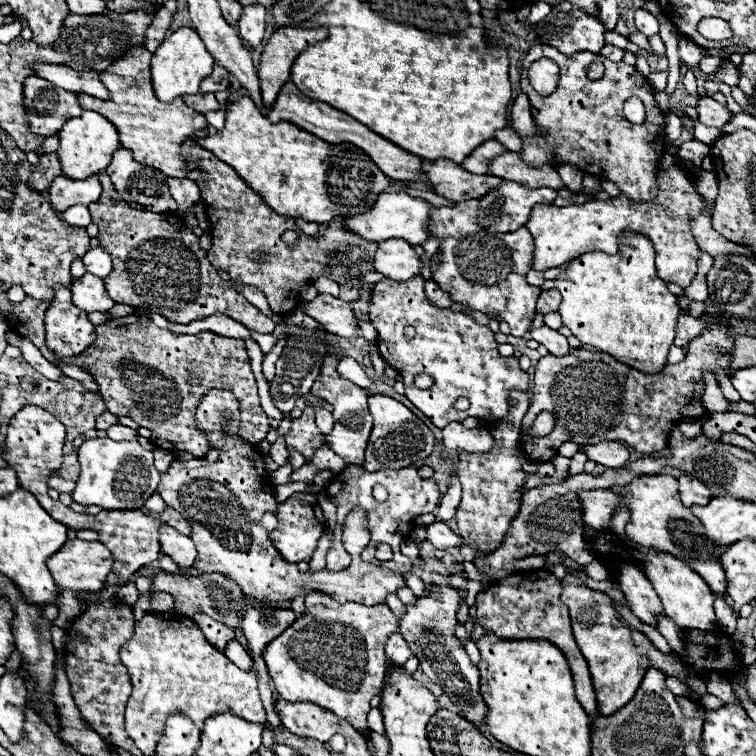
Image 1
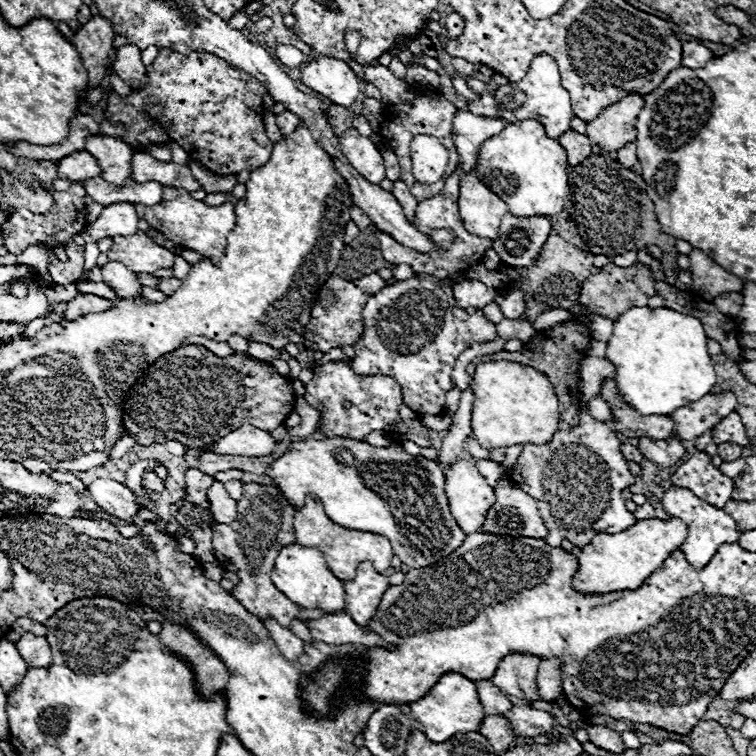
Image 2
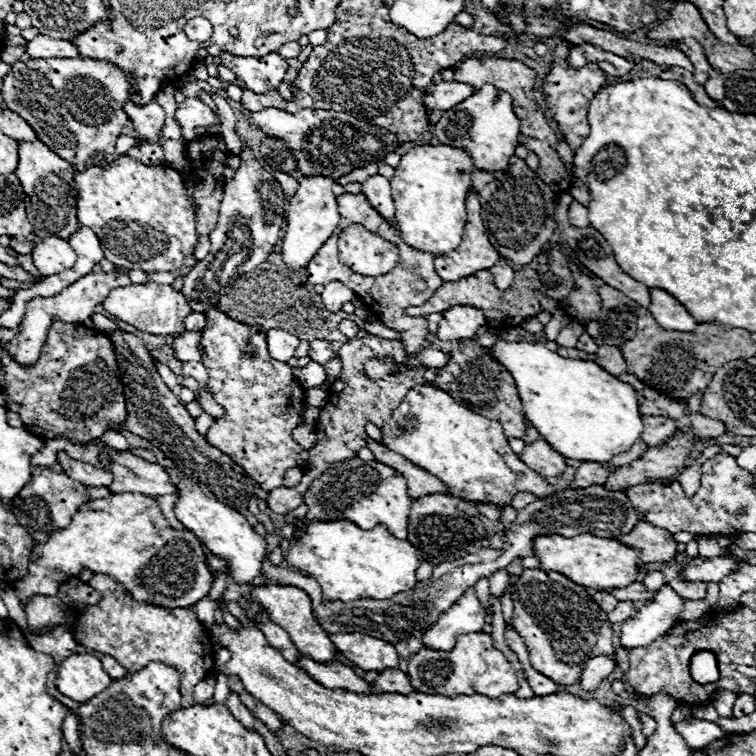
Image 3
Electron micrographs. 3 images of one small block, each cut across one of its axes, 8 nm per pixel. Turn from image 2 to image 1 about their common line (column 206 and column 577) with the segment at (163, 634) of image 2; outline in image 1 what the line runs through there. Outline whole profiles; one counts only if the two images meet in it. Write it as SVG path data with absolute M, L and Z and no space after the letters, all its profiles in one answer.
M548 570L512 574L510 578L500 580L498 584L482 590L476 596L476 618L486 632L496 634L500 640L542 638L542 640L548 640L554 646L558 646L562 650L562 654L566 656L568 666L572 670L576 696L578 696L580 704L584 706L586 714L592 720L596 720L598 708L596 708L596 696L594 696L594 688L592 688L592 680L590 680L590 670L574 642L568 608L564 602L560 602L560 592L562 592L562 582L558 578L554 578L554 574Z

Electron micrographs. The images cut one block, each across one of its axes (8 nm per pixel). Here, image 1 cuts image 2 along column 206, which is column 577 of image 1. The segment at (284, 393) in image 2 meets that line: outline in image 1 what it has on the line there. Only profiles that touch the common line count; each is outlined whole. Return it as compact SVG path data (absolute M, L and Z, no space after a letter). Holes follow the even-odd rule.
M704 300L704 306L706 310L702 318L716 318L718 326L708 328L700 336L692 338L688 342L684 360L678 364L666 364L658 374L642 374L614 360L612 356L590 348L570 350L566 358L556 358L552 354L544 356L536 364L532 404L522 422L520 448L526 458L542 464L556 456L562 442L576 442L578 446L584 446L604 440L618 440L636 452L654 454L666 448L668 434L678 422L684 418L706 418L708 410L702 404L704 370L712 372L714 376L720 368L728 370L726 374L734 374L730 360L734 354L734 336L730 334L730 326L724 322L724 312L710 300ZM542 410L554 414L556 426L542 438L530 438L528 432ZM628 416L638 416L640 428L636 432L628 428Z

